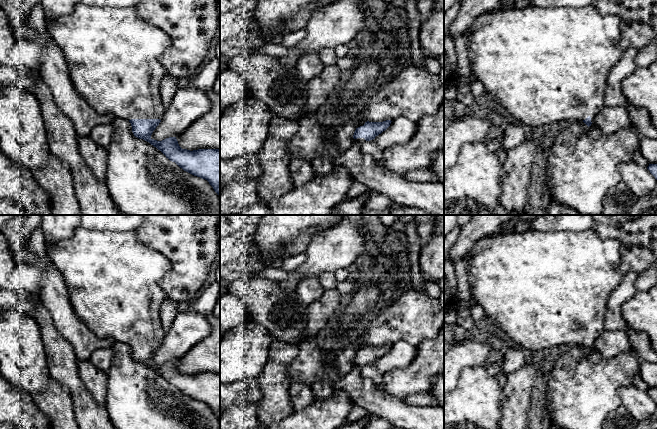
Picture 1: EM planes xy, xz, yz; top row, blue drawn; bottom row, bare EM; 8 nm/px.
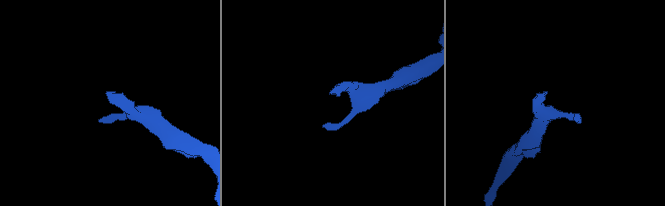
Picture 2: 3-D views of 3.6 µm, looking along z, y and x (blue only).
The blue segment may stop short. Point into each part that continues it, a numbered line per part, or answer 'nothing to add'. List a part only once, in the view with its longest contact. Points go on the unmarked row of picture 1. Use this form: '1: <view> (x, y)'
1: xy (113, 279)

